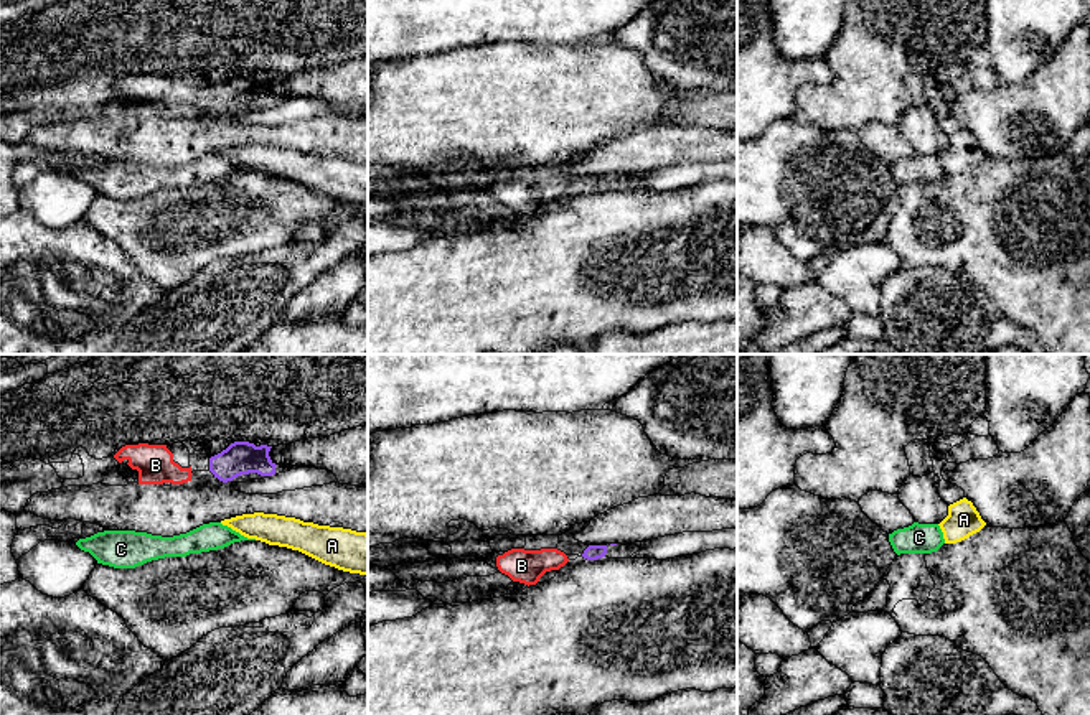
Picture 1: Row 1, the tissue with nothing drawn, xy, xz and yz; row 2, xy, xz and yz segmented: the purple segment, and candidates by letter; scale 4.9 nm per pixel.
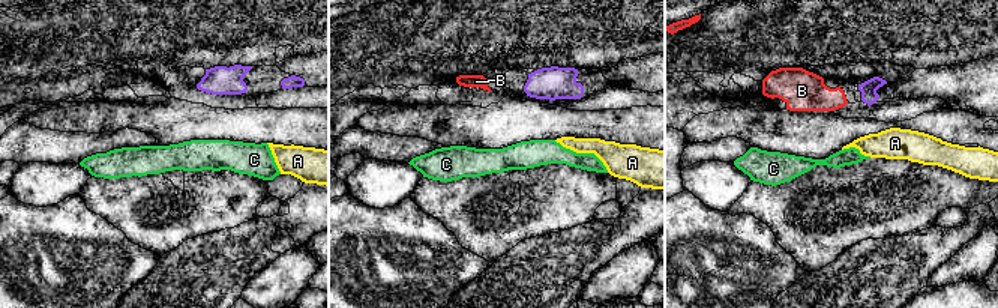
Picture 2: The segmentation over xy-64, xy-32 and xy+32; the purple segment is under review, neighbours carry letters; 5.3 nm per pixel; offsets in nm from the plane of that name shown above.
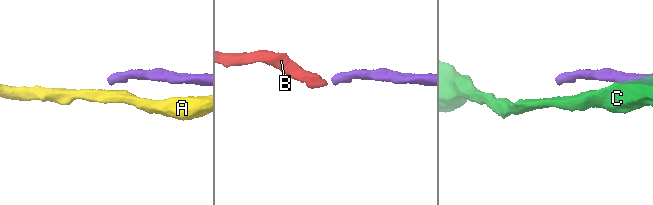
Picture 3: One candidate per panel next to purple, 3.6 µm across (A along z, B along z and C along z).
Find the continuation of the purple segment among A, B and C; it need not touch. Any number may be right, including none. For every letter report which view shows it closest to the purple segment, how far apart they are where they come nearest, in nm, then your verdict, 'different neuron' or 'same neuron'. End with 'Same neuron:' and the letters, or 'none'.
A: view xy; gap 170 nm; different neuron
B: view xz; gap 70 nm; same neuron
C: view xy; gap 200 nm; different neuron
Same neuron: B

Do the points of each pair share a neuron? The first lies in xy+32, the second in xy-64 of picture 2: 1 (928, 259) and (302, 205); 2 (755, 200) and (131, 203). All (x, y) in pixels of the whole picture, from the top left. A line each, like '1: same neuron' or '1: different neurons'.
1: same neuron
2: same neuron

